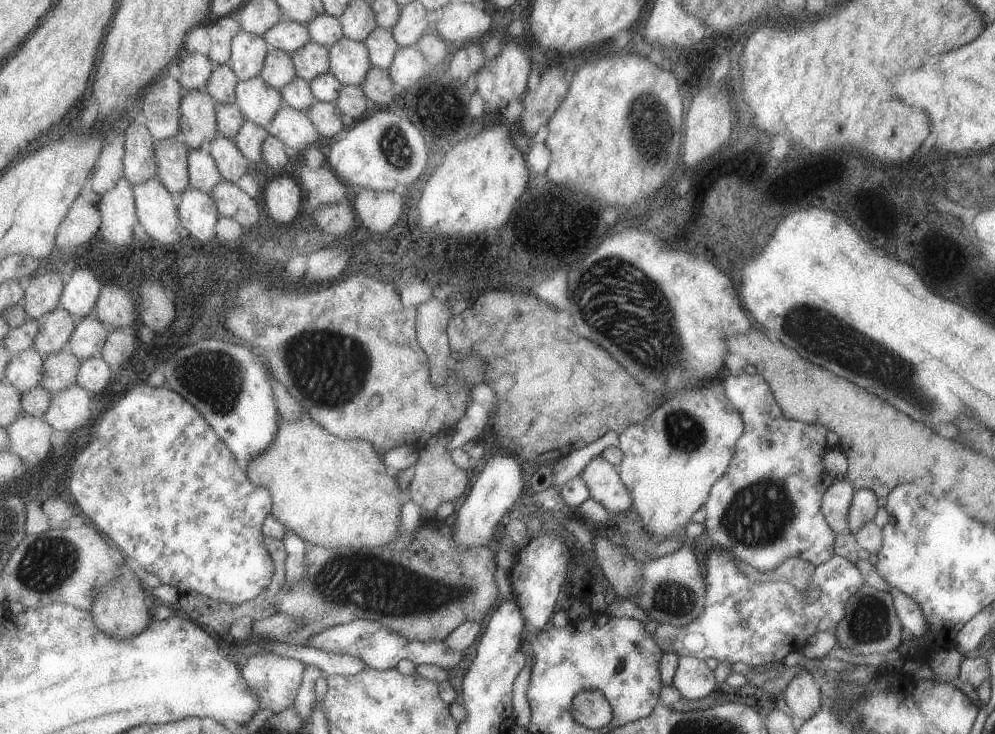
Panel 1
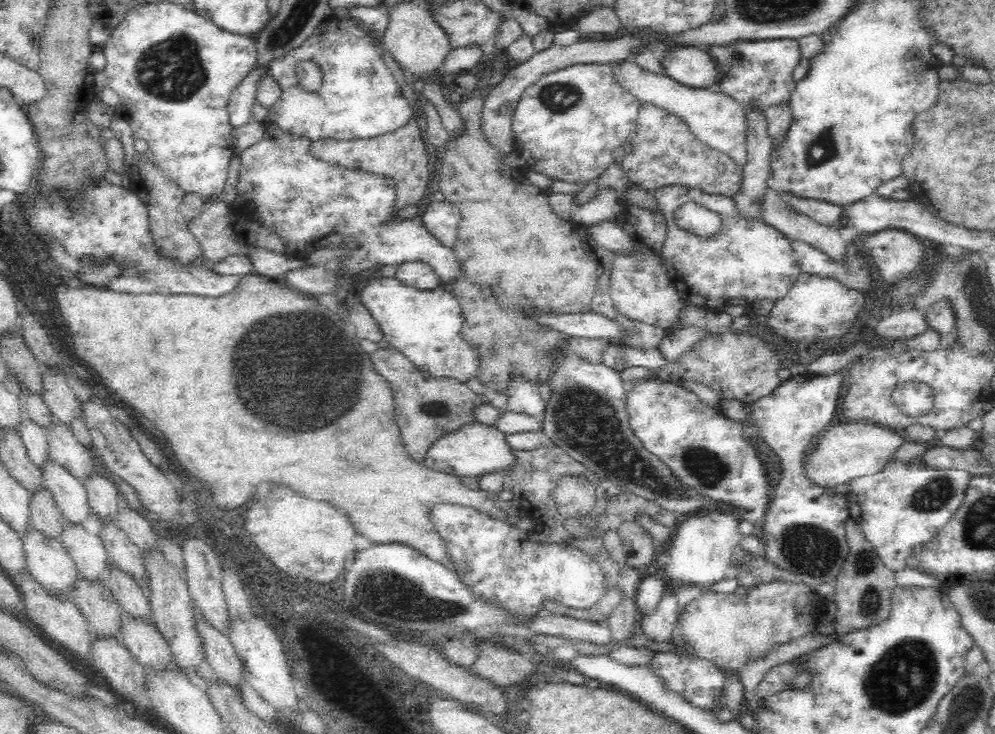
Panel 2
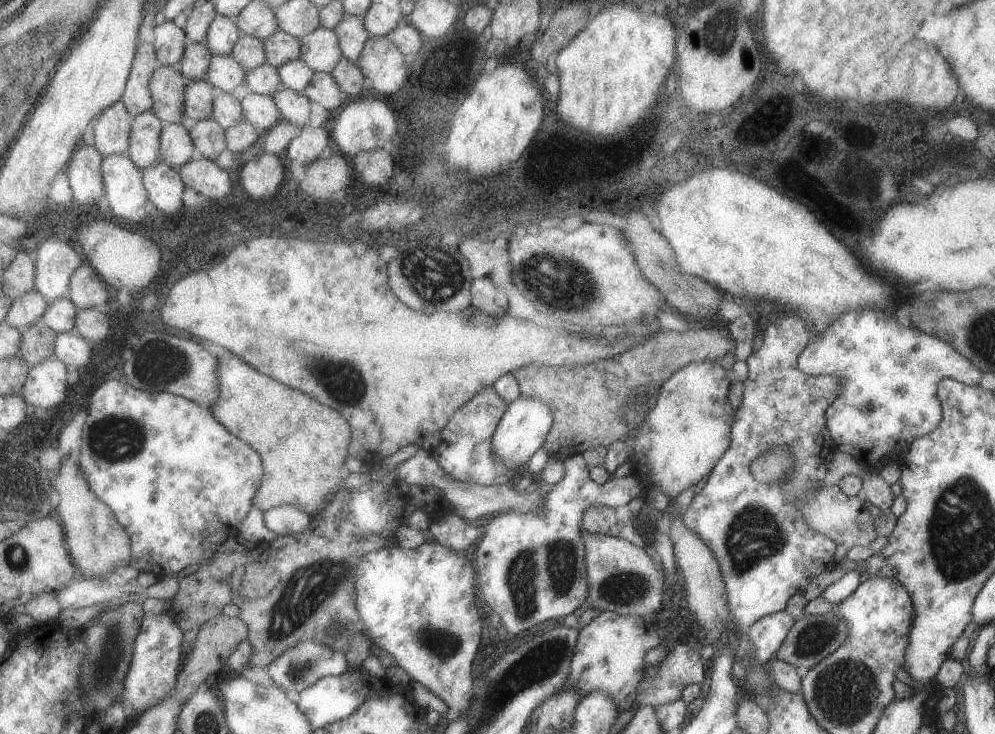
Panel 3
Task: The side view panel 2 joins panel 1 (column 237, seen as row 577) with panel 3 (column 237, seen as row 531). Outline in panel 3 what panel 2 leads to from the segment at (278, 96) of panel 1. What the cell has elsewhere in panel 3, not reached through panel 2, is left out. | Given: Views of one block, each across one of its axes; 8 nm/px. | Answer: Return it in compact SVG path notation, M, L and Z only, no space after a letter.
M213 56L205 80L211 82L217 88L217 92L231 94L237 86L245 86L247 70L233 56Z

